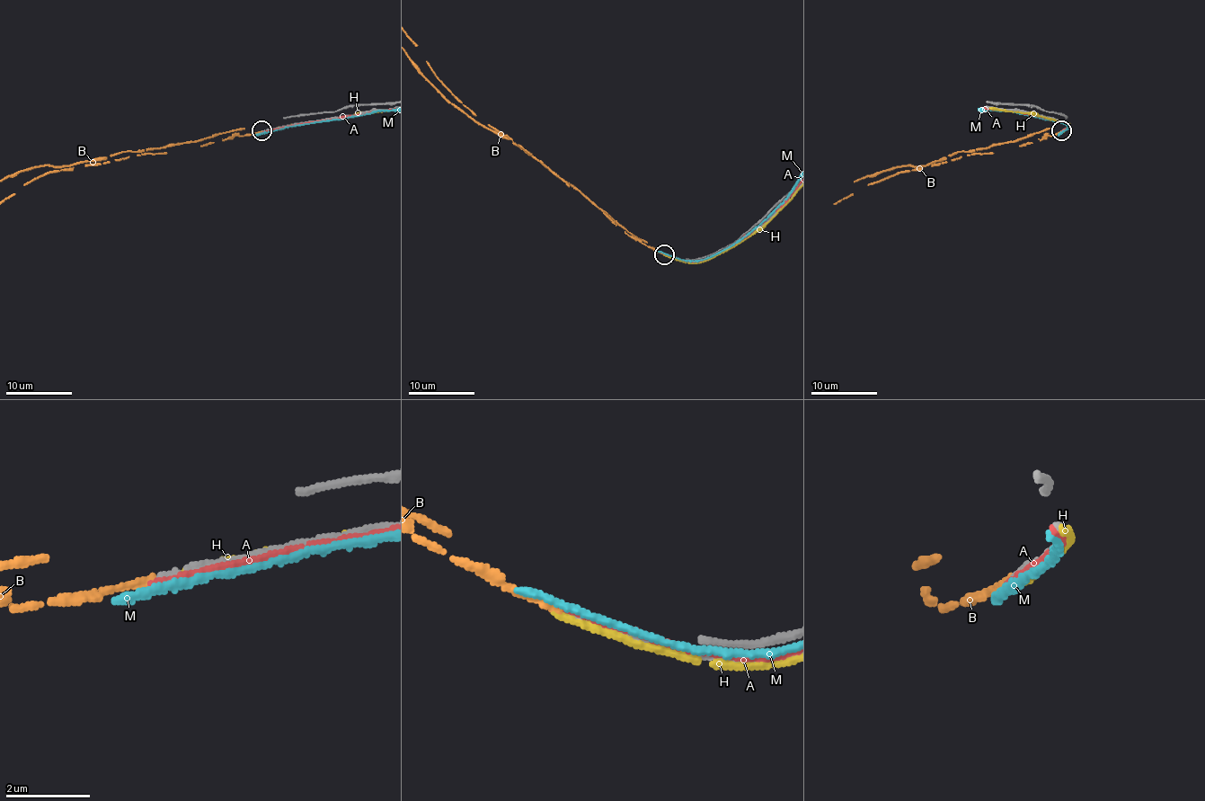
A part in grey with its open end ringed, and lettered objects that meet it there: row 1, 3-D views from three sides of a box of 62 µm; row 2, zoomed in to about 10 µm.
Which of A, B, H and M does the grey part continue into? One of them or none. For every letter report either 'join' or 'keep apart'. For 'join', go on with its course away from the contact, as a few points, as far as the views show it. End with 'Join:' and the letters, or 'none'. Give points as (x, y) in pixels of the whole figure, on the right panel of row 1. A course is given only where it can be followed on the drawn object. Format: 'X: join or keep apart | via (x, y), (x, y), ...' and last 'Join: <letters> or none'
A: keep apart
B: join
H: keep apart
M: keep apart
Join: B

